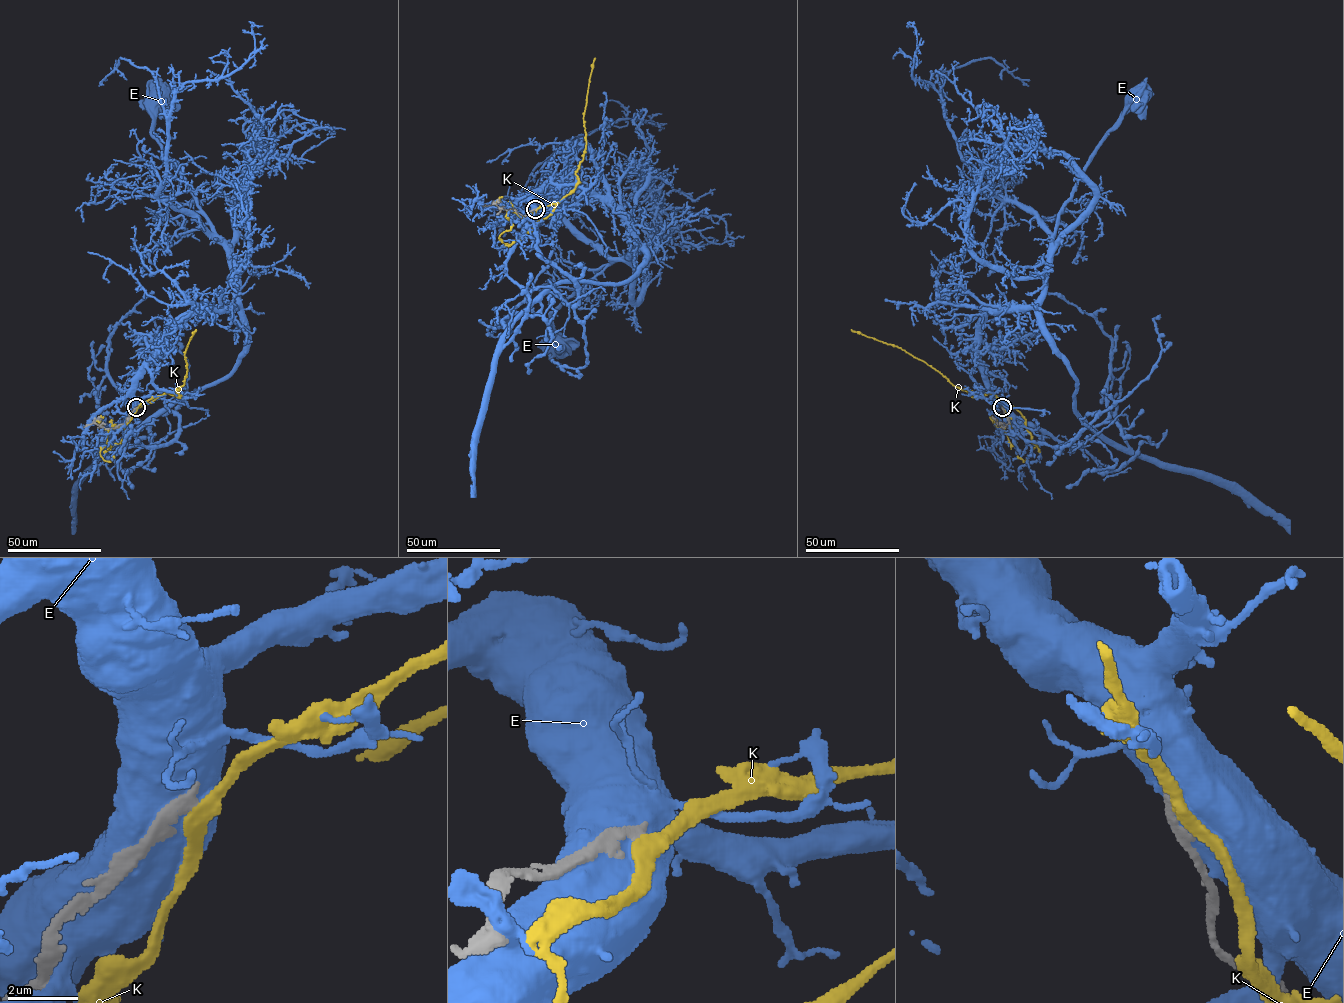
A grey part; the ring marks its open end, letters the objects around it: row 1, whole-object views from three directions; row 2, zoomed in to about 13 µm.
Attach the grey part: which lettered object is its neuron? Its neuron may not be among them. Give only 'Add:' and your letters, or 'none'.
Add: none

